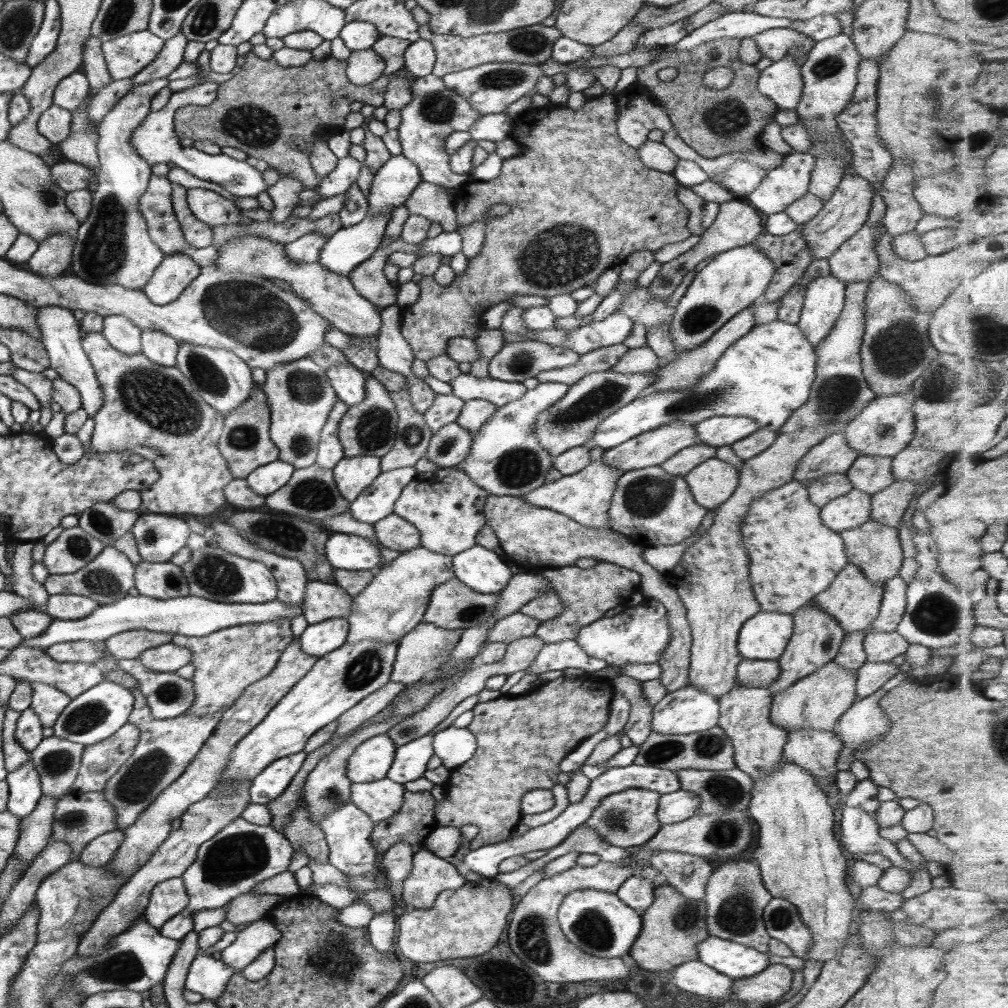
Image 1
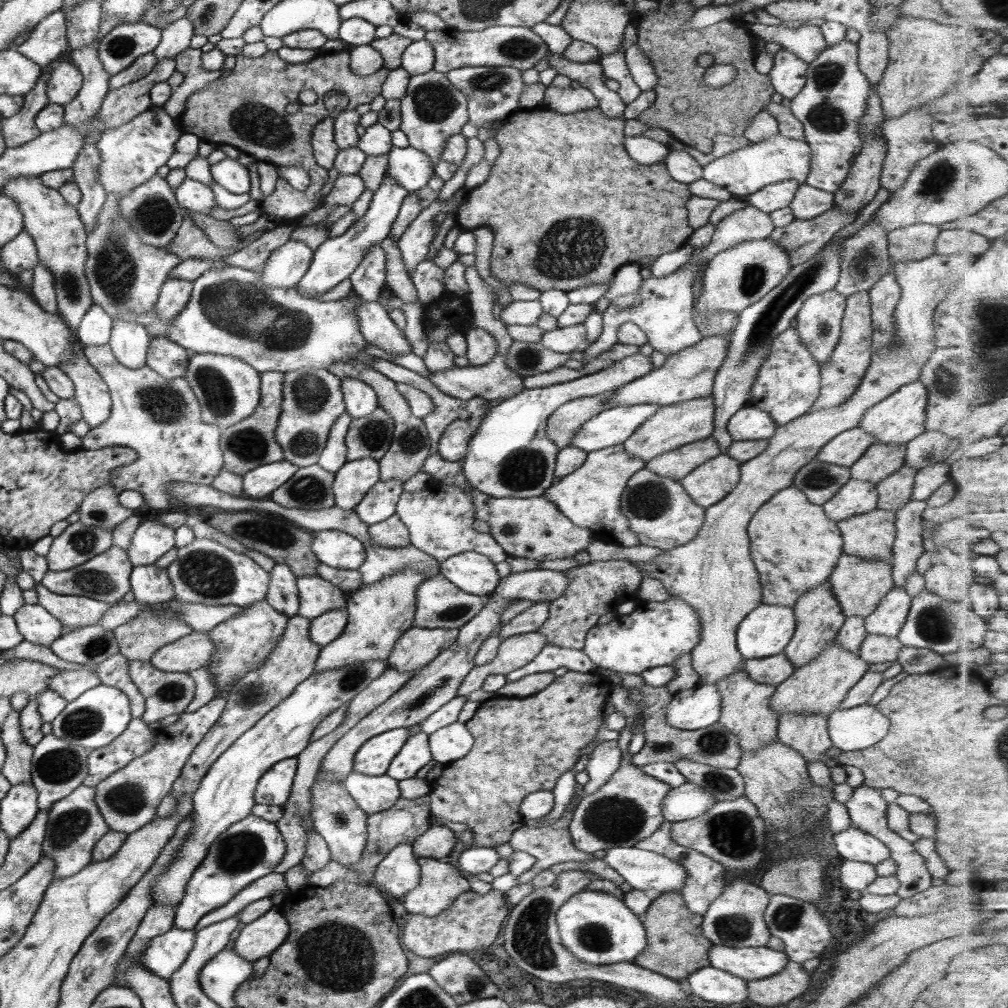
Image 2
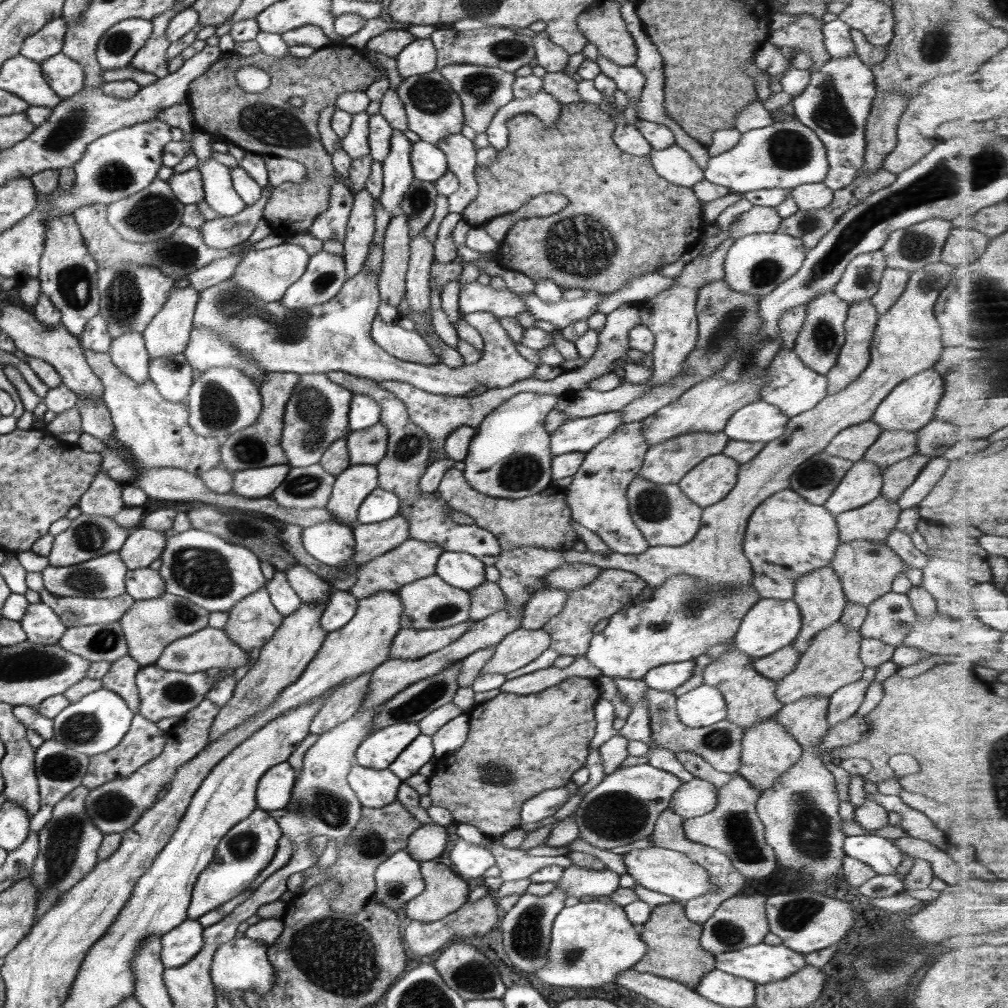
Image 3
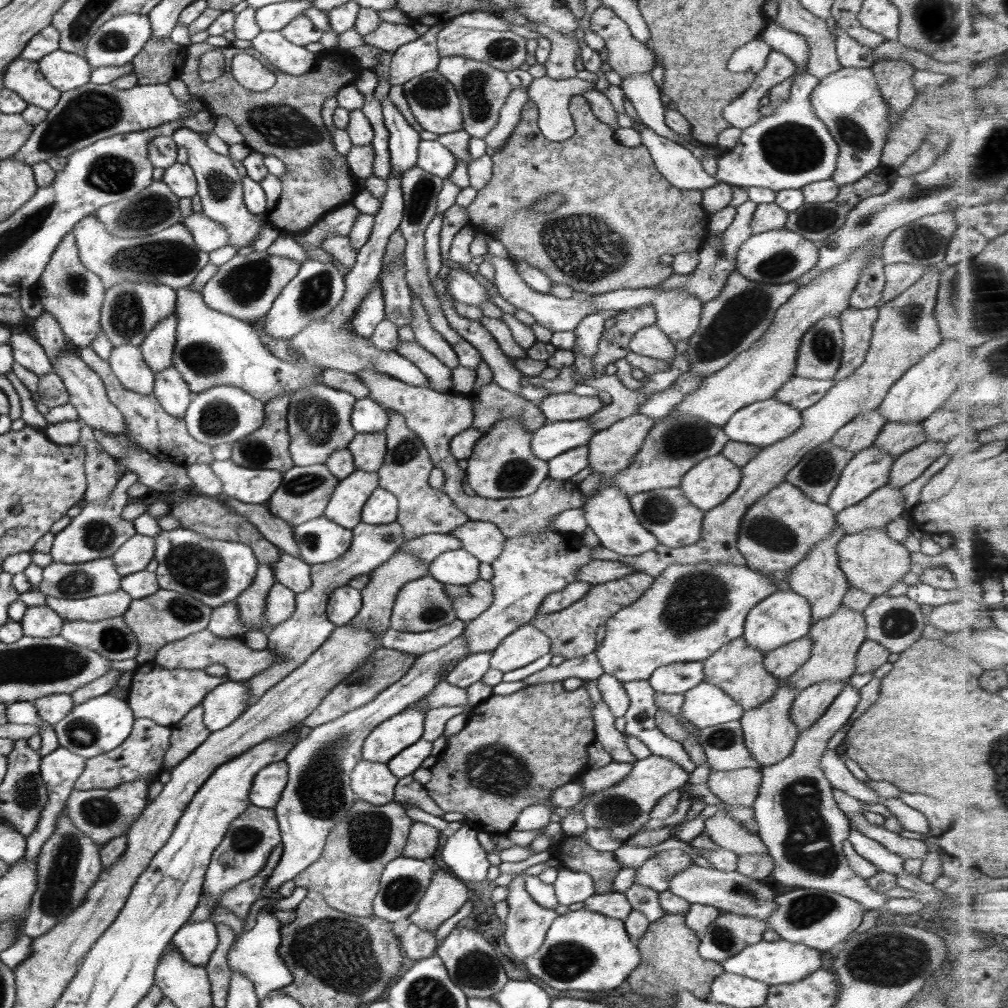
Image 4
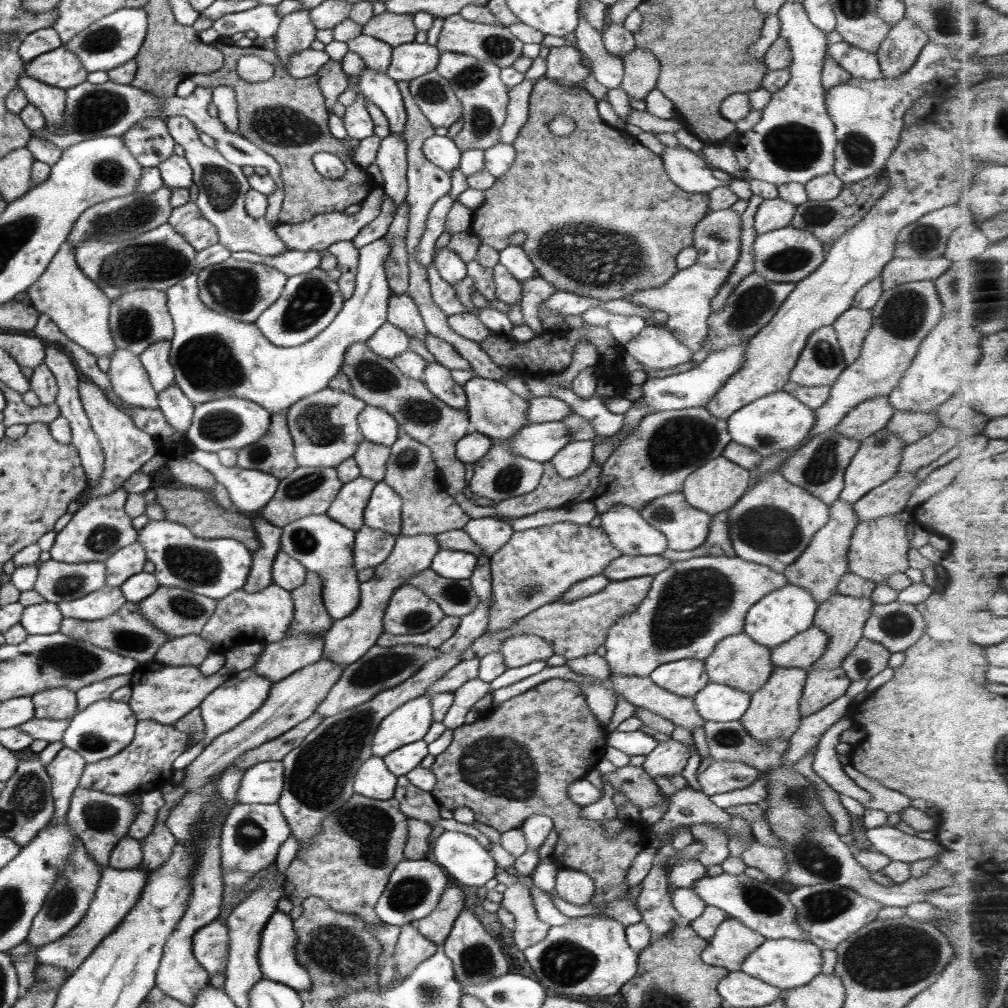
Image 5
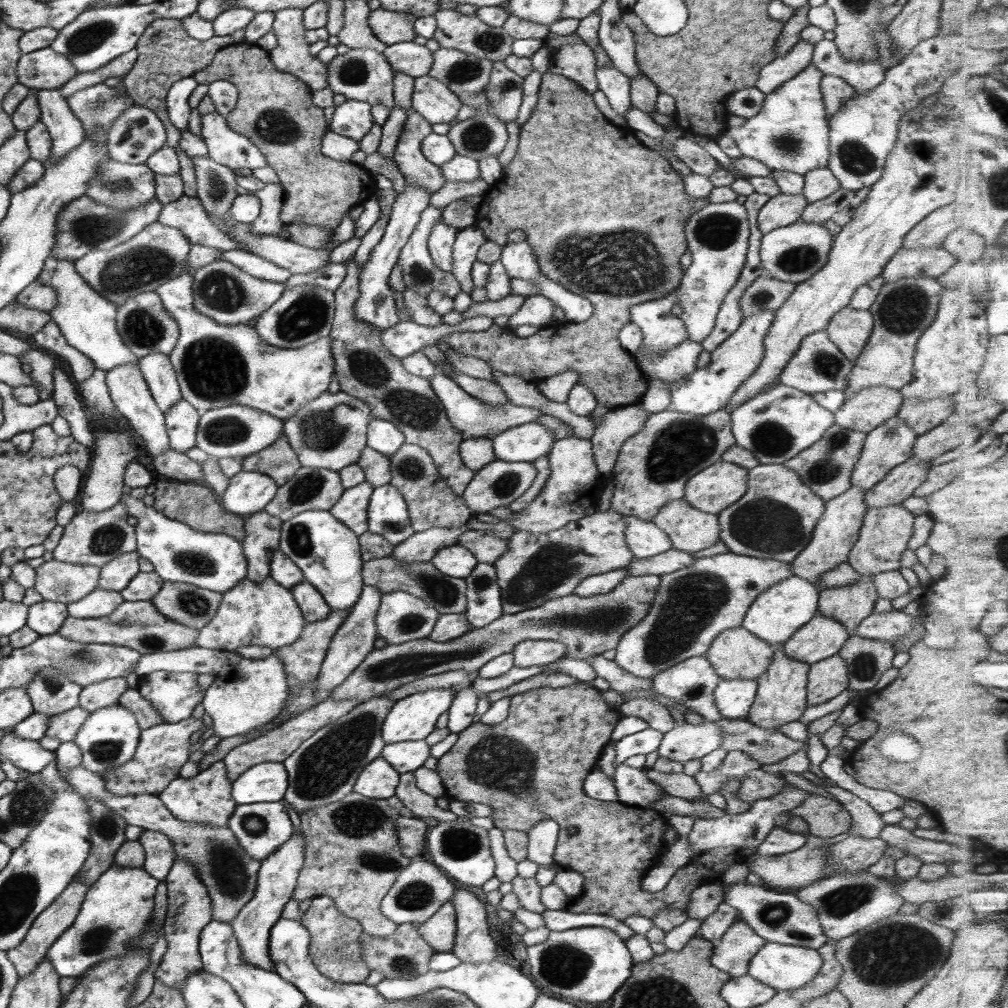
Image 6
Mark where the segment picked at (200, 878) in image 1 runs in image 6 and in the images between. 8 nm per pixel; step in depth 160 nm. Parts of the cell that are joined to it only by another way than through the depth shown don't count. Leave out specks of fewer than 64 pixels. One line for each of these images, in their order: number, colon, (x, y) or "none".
2: (253, 847)
3: (246, 849)
4: (250, 838)
5: (251, 834)
6: (260, 828)

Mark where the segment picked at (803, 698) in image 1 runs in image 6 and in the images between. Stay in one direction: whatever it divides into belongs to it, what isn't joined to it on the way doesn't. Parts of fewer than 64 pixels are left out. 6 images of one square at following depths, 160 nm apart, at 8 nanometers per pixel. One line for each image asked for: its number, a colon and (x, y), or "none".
2: (818, 687)
3: (832, 660)
4: (835, 640)
5: (842, 618)
6: (849, 605)

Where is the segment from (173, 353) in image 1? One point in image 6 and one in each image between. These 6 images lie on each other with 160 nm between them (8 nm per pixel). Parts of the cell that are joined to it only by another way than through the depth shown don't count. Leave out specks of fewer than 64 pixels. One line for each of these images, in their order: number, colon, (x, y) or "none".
2: (167, 358)
3: (173, 375)
4: (170, 389)
5: (178, 410)
6: (181, 420)

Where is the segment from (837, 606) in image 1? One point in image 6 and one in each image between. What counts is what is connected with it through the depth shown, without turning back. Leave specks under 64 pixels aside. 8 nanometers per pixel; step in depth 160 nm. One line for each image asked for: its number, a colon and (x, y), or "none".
2: (858, 584)
3: (866, 569)
4: (872, 561)
5: (879, 547)
6: (884, 535)

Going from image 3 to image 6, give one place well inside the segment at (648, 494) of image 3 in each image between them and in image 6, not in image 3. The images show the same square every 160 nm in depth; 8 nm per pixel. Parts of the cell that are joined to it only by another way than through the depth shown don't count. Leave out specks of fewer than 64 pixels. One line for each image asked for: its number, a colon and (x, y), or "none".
4: (666, 513)
5: (685, 527)
6: (690, 530)

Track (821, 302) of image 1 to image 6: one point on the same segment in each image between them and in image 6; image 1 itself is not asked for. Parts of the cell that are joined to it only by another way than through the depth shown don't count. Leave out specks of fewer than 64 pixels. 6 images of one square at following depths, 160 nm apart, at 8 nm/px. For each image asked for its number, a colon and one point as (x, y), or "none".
2: (819, 320)
3: (818, 344)
4: (819, 353)
5: (820, 363)
6: (817, 366)

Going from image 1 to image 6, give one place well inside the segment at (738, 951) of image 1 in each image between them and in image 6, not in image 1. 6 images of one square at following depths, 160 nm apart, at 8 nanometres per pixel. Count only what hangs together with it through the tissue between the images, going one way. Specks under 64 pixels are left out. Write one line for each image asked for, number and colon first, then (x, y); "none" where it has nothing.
2: (749, 963)
3: (762, 963)
4: (778, 962)
5: (785, 963)
6: (782, 966)

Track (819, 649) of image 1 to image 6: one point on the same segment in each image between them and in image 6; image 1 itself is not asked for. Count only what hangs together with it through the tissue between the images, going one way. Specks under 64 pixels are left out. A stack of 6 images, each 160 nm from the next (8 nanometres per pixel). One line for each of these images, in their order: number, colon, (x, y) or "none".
2: (819, 617)
3: (819, 595)
4: (818, 578)
5: (818, 569)
6: (837, 530)

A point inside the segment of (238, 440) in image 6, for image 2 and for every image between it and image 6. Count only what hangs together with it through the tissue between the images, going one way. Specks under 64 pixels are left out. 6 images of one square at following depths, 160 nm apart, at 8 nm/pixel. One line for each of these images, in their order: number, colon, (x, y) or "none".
2: (228, 389)
3: (222, 400)
4: (225, 413)
5: (232, 422)

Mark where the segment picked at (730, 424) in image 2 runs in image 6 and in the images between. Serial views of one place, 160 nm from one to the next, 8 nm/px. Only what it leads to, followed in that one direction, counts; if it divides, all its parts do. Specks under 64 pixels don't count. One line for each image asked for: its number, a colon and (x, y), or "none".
3: (759, 422)
4: (762, 423)
5: (778, 422)
6: (777, 425)

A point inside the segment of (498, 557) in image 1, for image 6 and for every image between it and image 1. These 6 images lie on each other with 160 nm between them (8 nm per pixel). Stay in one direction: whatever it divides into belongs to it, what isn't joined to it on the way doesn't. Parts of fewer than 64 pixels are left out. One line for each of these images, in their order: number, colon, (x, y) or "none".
2: (472, 572)
3: (461, 570)
4: (458, 566)
5: (455, 564)
6: (456, 561)

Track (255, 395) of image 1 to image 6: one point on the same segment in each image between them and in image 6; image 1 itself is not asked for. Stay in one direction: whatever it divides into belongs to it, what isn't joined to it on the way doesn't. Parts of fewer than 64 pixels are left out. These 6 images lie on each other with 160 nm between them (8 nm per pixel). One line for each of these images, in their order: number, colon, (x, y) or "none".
2: (250, 443)
3: (259, 445)
4: (268, 447)
5: (273, 453)
6: (278, 461)

